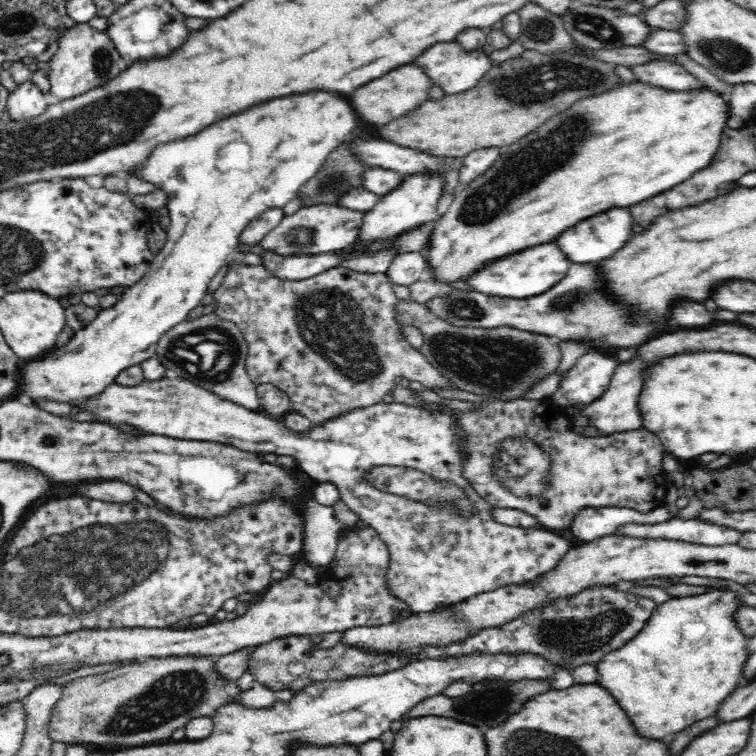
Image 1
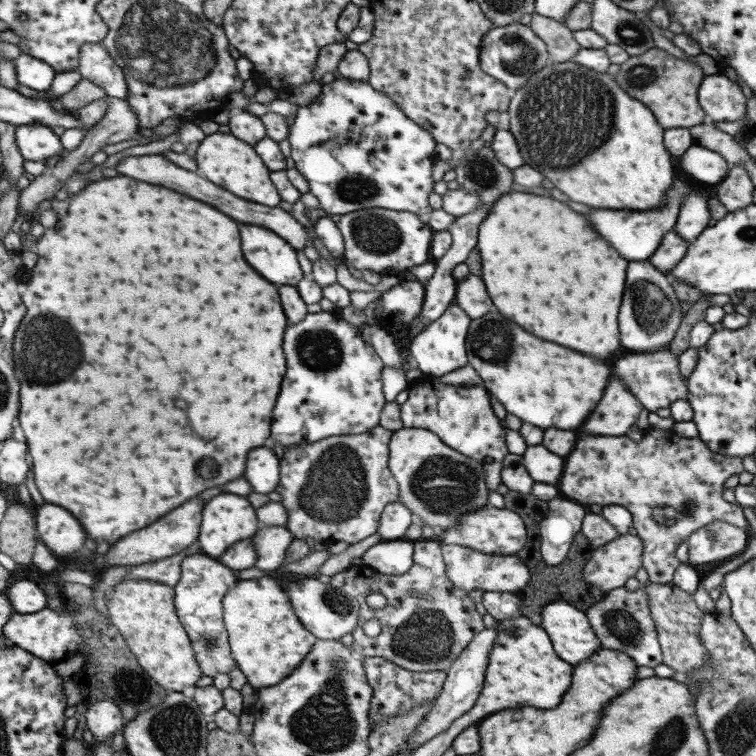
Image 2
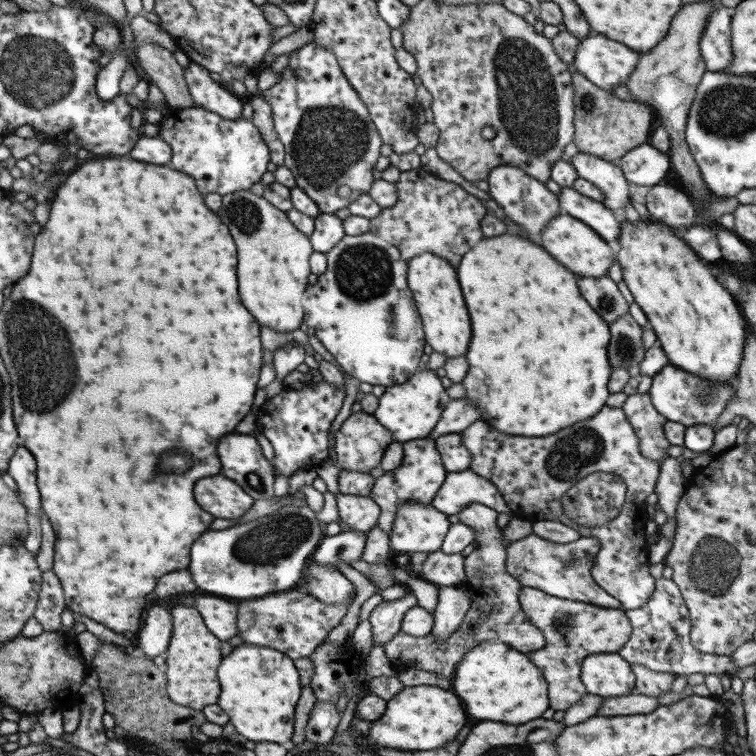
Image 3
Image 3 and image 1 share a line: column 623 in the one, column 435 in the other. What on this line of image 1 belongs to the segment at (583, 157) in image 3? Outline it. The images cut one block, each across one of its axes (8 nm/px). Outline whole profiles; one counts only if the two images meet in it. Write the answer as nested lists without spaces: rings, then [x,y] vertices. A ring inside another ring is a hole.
[[[414,173],[402,177],[403,181],[389,193],[380,196],[374,206],[364,215],[358,240],[354,243],[365,245],[378,240],[391,241],[408,229],[424,226],[428,222],[435,222],[441,217],[436,211],[436,206],[438,206],[438,200],[444,194],[444,174]]]

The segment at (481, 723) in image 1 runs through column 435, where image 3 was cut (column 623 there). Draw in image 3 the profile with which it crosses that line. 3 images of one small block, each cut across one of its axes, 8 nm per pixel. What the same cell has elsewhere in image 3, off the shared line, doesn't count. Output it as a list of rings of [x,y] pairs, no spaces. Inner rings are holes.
[[[632,692],[626,696],[610,697],[600,703],[598,715],[609,717],[610,715],[622,715],[623,717],[636,714],[650,714],[658,708],[657,698]]]

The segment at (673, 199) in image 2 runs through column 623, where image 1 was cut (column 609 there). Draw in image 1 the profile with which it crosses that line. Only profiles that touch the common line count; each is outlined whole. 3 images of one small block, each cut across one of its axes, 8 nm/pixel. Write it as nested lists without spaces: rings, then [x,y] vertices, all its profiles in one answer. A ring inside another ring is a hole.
[[[626,208],[608,210],[604,214],[586,218],[584,222],[578,222],[576,226],[564,230],[564,234],[556,238],[556,246],[560,246],[560,250],[564,250],[564,254],[572,262],[598,262],[602,258],[610,258],[616,250],[620,250],[628,242],[628,238],[632,236],[632,224],[634,224],[632,216]]]

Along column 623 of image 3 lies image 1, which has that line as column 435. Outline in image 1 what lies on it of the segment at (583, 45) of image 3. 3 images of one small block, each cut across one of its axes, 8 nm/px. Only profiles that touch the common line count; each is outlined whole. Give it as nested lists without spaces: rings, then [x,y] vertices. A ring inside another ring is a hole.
[[[457,41],[440,42],[432,46],[422,56],[418,56],[414,64],[432,79],[432,83],[440,86],[446,95],[463,93],[465,90],[478,86],[478,80],[484,78],[488,70],[492,70],[494,66],[489,55],[485,54],[482,49],[466,51]]]

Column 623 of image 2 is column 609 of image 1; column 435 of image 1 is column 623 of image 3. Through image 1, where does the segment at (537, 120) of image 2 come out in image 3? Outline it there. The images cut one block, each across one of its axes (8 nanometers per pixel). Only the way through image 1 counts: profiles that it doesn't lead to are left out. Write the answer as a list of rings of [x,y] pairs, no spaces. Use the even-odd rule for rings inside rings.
[[[654,219],[642,220],[632,222],[630,220],[624,220],[621,223],[620,236],[618,241],[620,243],[620,250],[618,252],[618,262],[621,266],[622,277],[624,283],[628,285],[628,289],[634,297],[634,302],[642,308],[644,314],[647,316],[647,320],[652,325],[652,328],[657,336],[658,345],[664,350],[666,358],[668,358],[669,364],[688,372],[688,374],[694,374],[694,376],[700,376],[700,378],[706,378],[706,380],[716,382],[732,382],[736,378],[736,374],[739,373],[740,362],[742,362],[742,356],[744,356],[744,344],[746,344],[746,332],[750,331],[747,319],[743,316],[740,310],[740,305],[735,301],[735,298],[726,290],[710,271],[710,264],[702,264],[700,258],[696,256],[696,252],[692,252],[684,240],[680,237],[680,232],[672,230],[672,227],[667,226],[665,223],[655,221]]]

